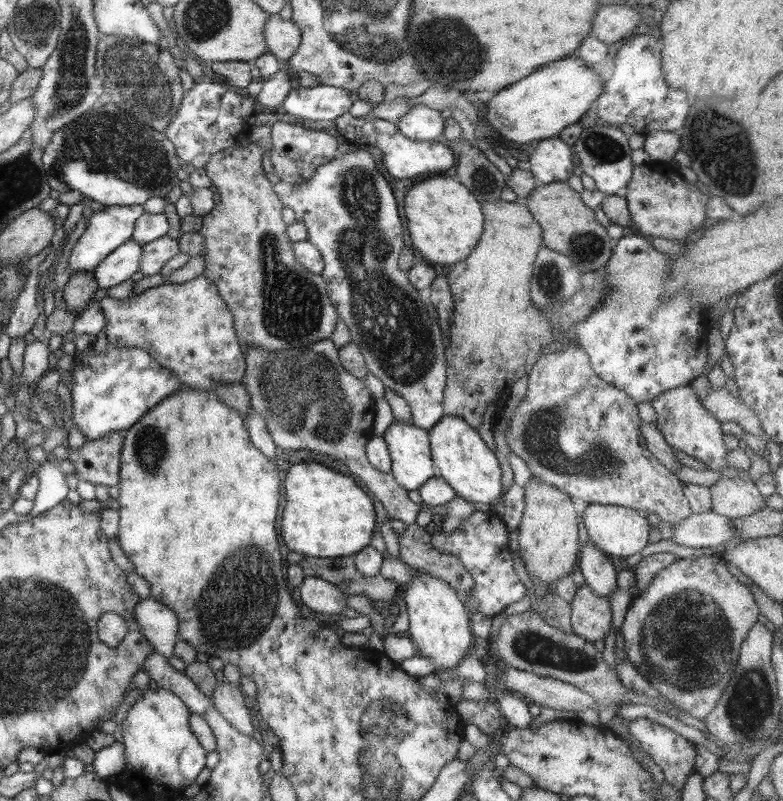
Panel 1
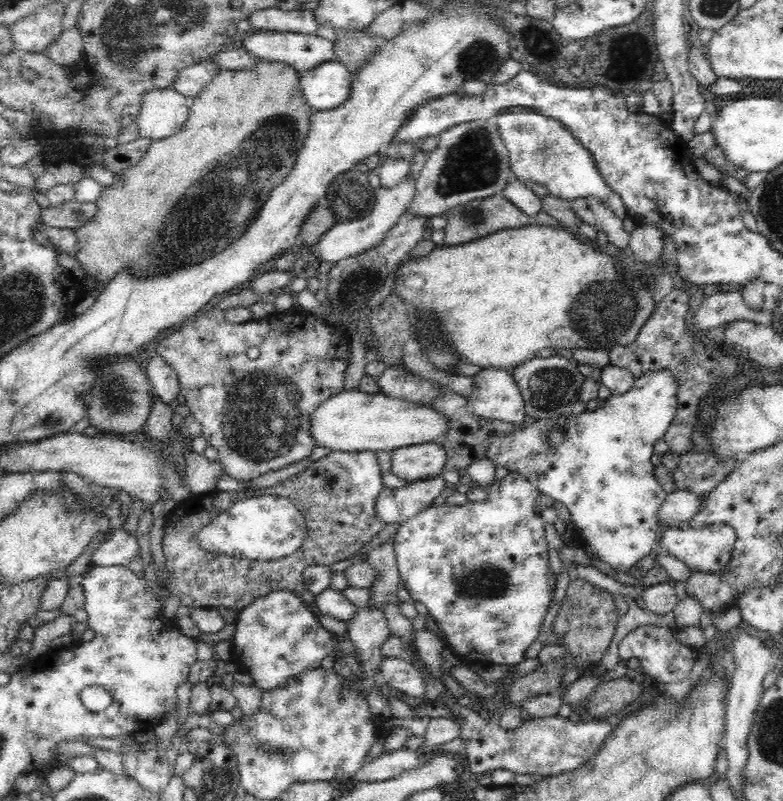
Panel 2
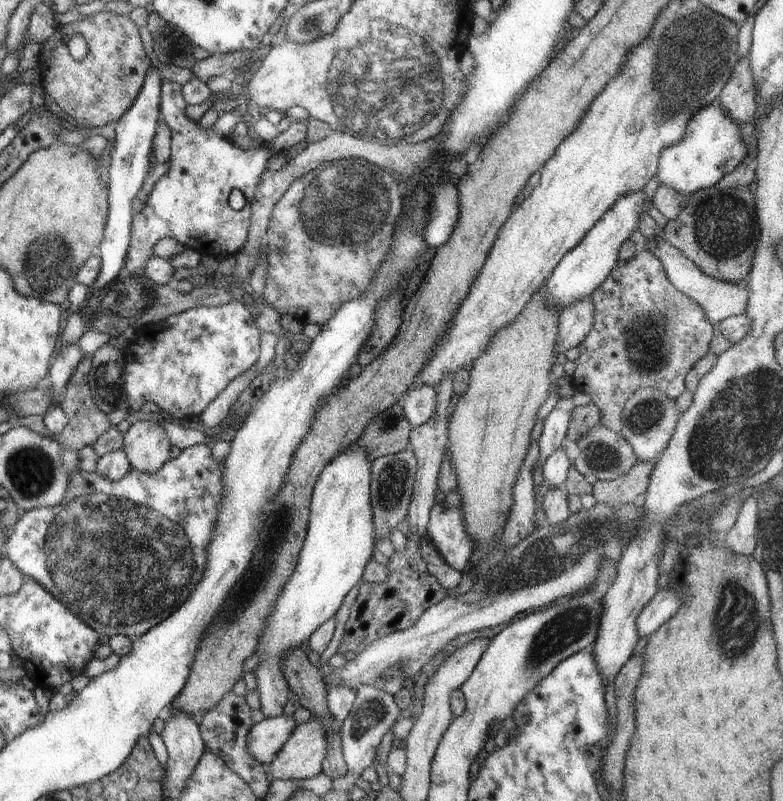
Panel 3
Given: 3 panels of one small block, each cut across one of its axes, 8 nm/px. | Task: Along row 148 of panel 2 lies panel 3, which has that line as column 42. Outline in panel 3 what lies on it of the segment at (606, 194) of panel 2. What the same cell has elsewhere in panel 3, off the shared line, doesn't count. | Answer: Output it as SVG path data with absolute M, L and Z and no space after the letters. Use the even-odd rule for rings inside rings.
M194 445L182 450L178 458L168 460L156 472L143 473L131 468L122 479L117 481L104 478L96 471L87 472L74 469L69 474L64 500L53 507L36 507L27 510L23 518L13 524L11 535L1 552L14 563L22 574L25 574L26 578L38 581L101 636L126 635L135 640L168 618L192 594L194 587L204 576L207 565L207 543L211 540L223 491L223 466L224 461L221 463L214 460L210 446Z

